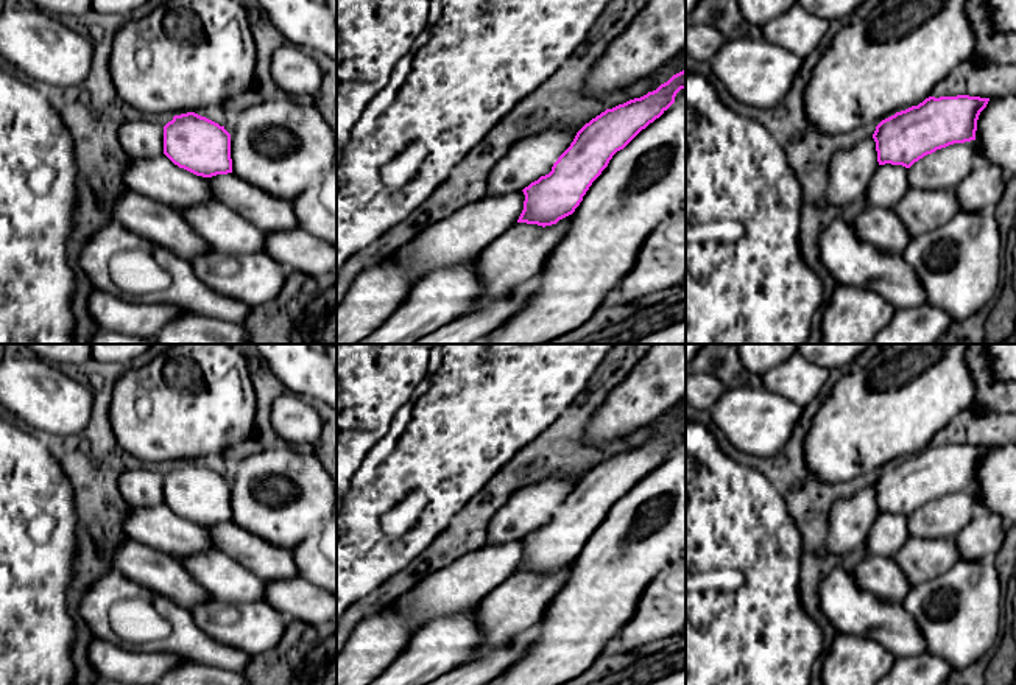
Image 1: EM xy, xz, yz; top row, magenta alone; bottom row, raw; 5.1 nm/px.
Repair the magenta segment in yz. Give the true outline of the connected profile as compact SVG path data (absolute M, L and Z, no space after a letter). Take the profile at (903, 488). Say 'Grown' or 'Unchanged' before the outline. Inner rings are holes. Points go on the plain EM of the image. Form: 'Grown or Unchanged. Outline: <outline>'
Unchanged. Outline: M929 445L882 469L873 483L879 514L910 517L937 498L975 489L977 469L990 447Z

